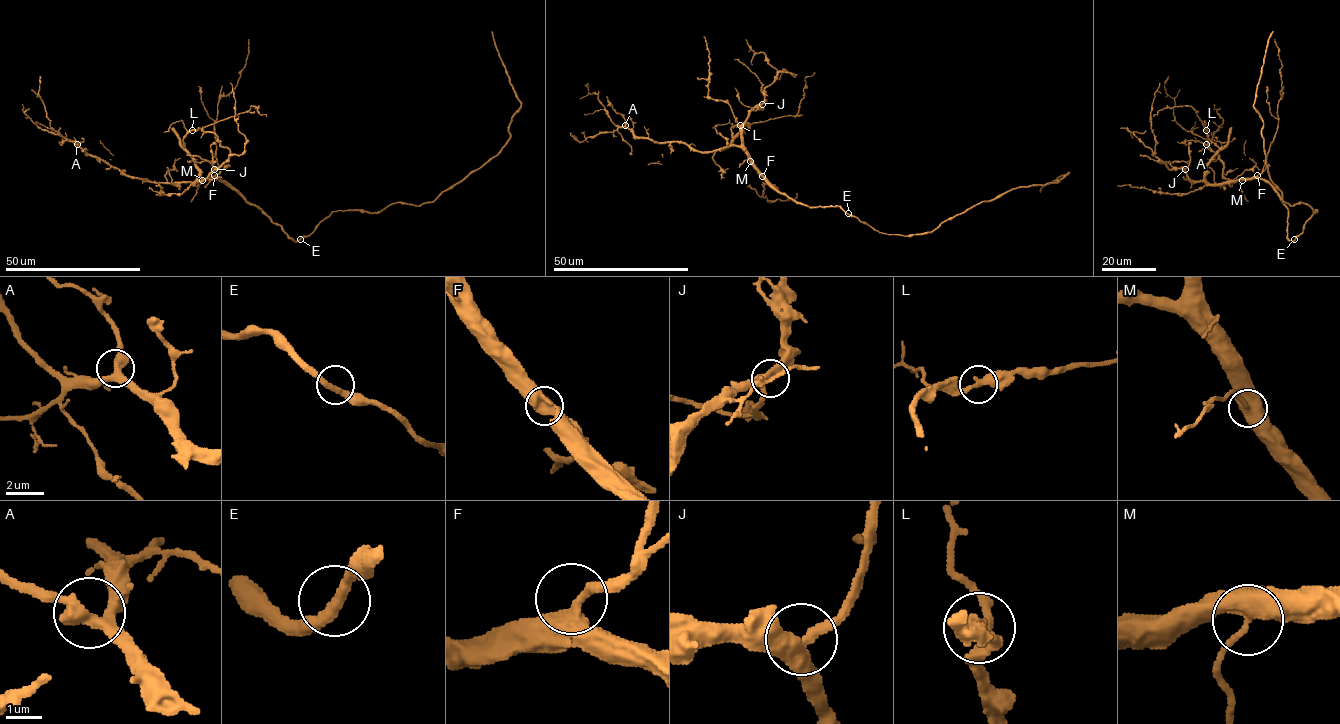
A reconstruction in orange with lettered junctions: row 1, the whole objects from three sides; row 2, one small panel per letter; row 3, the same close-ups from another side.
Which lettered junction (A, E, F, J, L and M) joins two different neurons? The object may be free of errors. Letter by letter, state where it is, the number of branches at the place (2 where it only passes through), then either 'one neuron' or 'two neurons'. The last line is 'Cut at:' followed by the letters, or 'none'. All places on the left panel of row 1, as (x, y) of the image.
A: place (77, 144); branches 3; one neuron
E: place (300, 239); branches 2; one neuron
F: place (214, 175); branches 2; one neuron
J: place (214, 169); branches 3; one neuron
L: place (192, 130); branches 2; one neuron
M: place (202, 180); branches 3; one neuron
Cut at: none

